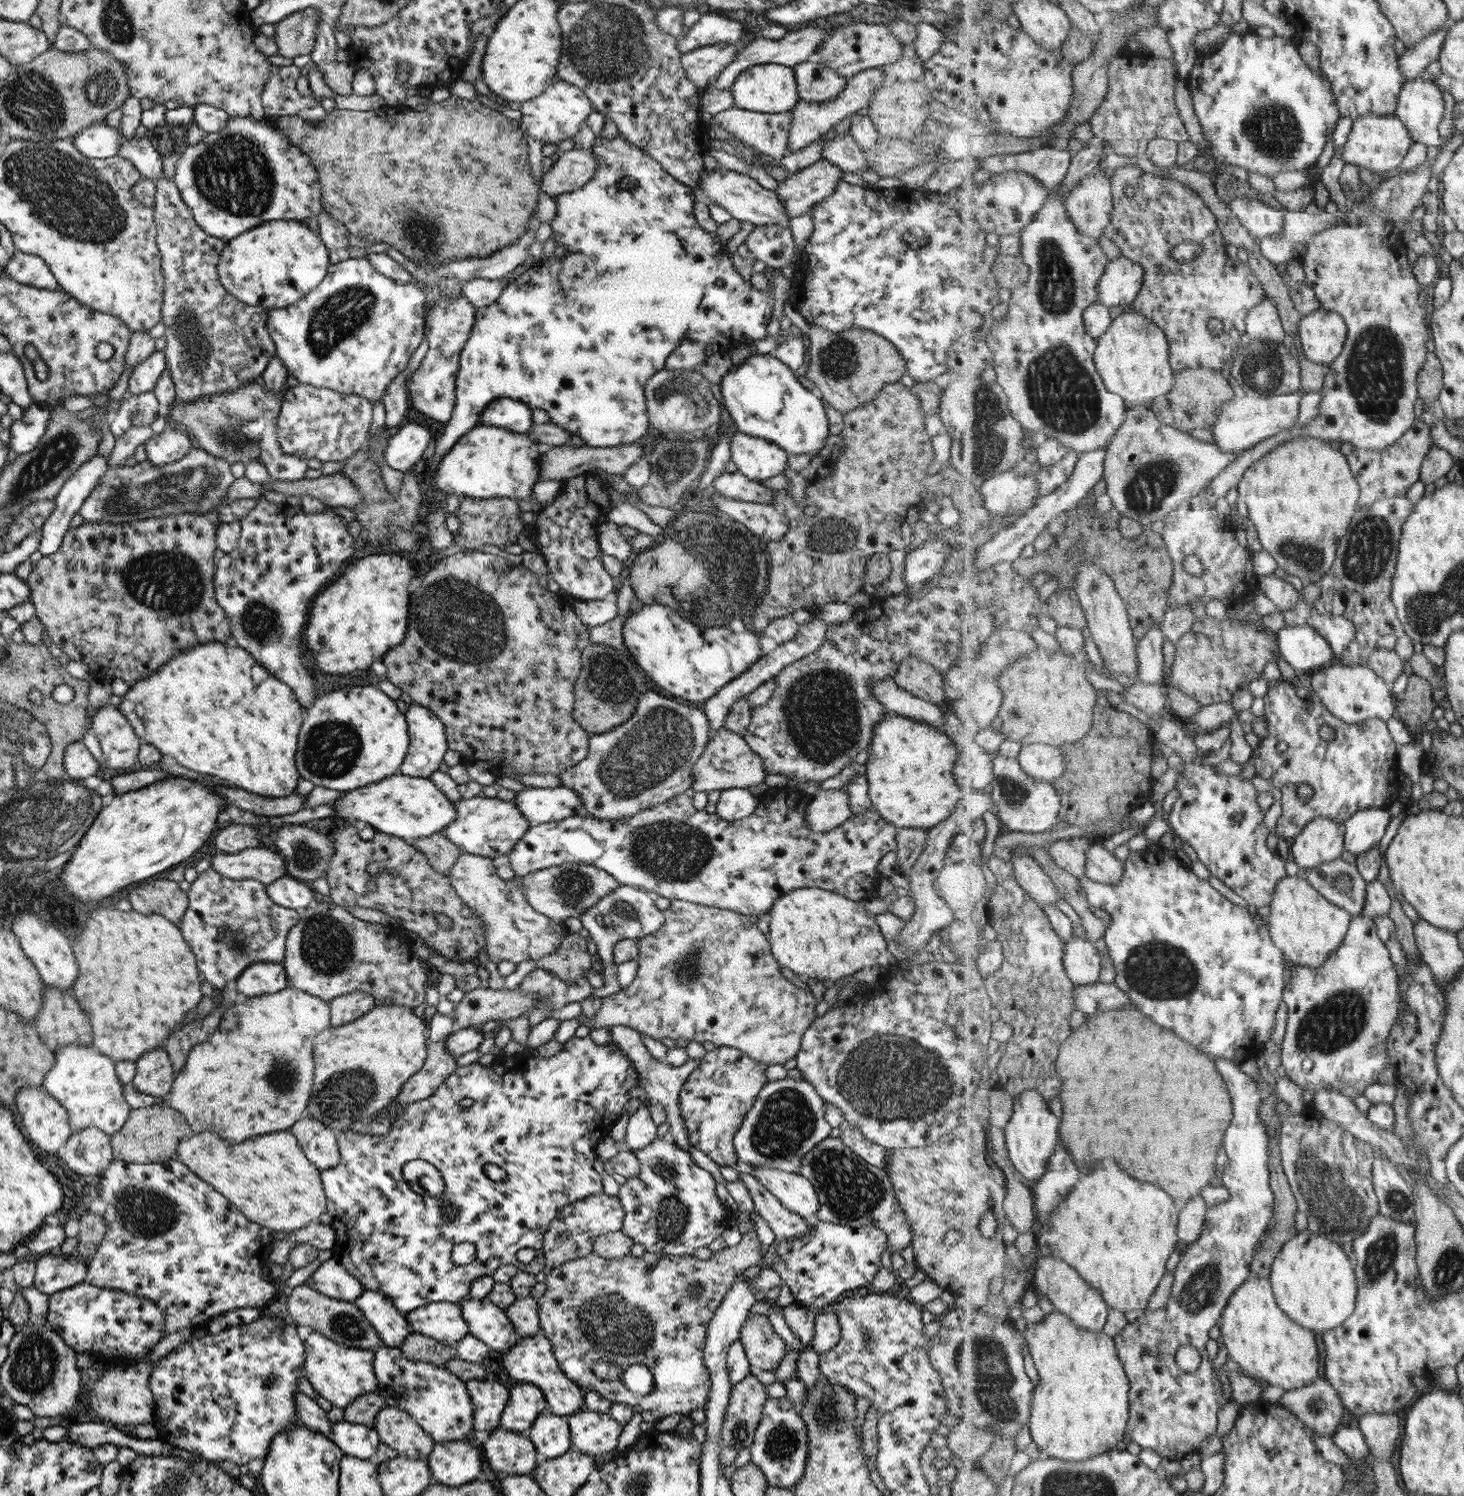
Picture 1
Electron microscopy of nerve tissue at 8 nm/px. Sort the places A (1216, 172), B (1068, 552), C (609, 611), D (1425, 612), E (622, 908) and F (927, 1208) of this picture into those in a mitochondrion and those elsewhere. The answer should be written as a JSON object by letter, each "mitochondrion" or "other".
{"A":"other","B":"other","C":"other","D":"mitochondrion","E":"mitochondrion","F":"other"}

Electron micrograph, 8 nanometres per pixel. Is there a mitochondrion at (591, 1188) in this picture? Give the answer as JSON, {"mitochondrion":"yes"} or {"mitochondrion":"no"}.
{"mitochondrion":"no"}

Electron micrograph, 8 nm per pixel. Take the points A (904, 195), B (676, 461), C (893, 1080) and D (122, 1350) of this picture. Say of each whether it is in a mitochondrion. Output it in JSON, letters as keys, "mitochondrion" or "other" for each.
{"A":"other","B":"mitochondrion","C":"mitochondrion","D":"other"}

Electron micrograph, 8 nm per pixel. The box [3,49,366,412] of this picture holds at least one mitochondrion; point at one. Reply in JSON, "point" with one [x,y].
{"point":[66,194]}

